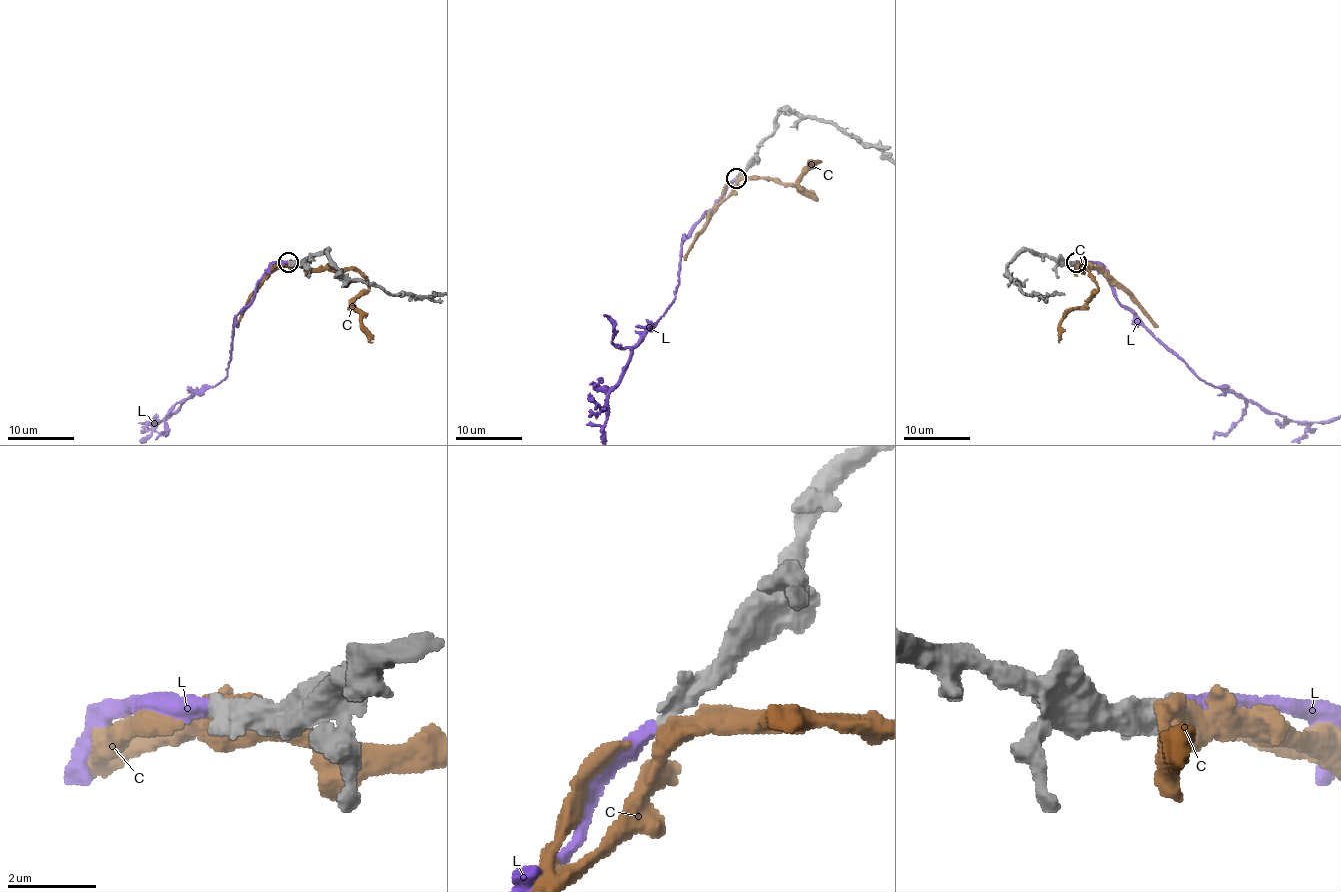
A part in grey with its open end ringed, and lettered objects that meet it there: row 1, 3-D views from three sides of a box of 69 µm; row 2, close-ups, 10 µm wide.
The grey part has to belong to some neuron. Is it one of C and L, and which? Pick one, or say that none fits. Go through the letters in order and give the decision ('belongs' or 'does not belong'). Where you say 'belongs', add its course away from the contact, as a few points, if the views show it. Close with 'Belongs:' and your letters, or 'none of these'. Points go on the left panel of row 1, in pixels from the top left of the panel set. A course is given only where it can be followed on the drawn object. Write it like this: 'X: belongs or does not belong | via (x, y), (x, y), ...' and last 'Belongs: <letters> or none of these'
C: does not belong
L: belongs
Belongs: L

